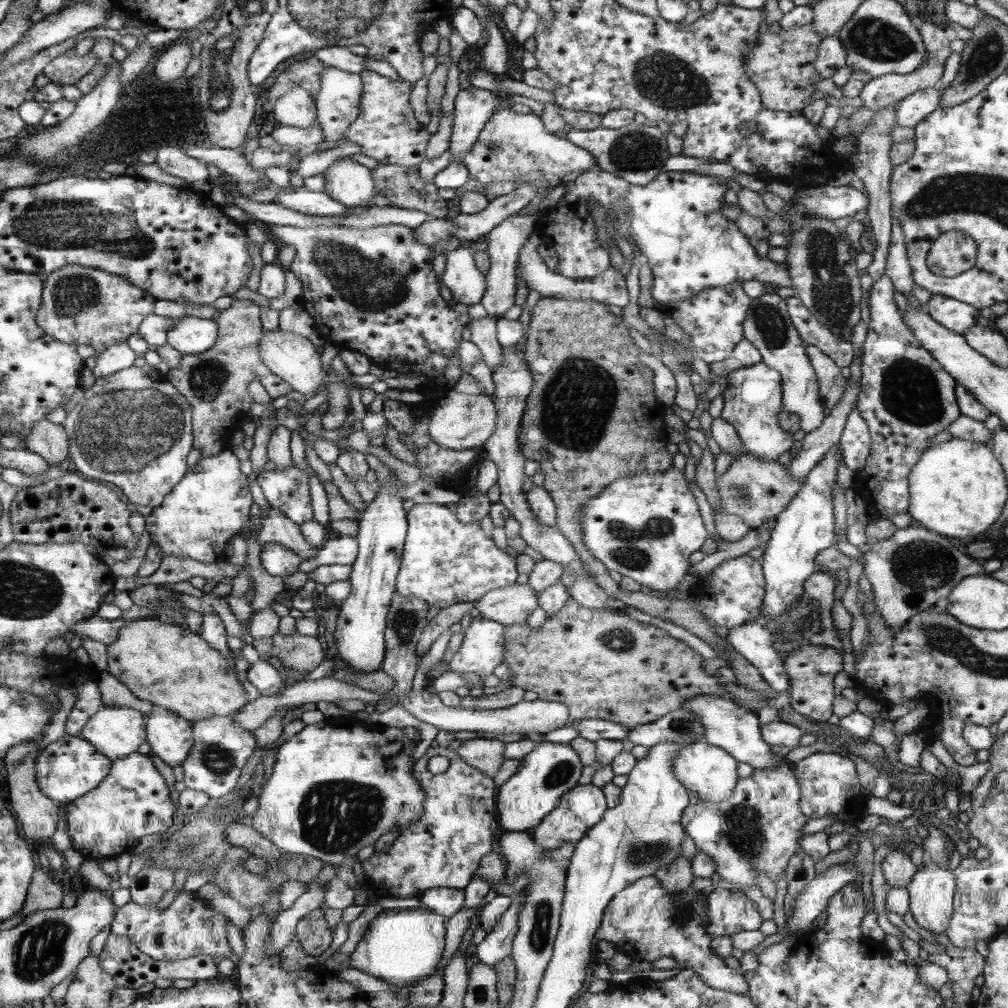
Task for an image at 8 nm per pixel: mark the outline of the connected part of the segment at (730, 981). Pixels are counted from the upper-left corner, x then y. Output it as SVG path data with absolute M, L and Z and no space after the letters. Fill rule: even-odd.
M647 876L615 894L614 900L604 913L603 925L599 926L596 940L612 942L617 952L650 963L669 956L674 960L674 965L694 971L711 988L728 990L734 994L747 994L750 983L746 973L728 967L724 958L715 953L707 926L708 902L701 890L690 885L683 890L671 892L663 886L660 879Z

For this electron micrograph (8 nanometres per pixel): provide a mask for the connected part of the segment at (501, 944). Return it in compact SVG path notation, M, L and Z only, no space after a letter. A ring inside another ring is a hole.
M523 890L520 896L512 901L511 908L499 918L495 928L471 950L472 958L477 958L492 967L511 956L513 938L518 932L518 911L522 899Z

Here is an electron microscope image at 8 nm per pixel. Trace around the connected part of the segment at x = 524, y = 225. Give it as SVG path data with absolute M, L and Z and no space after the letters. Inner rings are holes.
M519 214L508 217L506 221L498 224L484 238L488 240L488 254L490 255L490 268L486 274L487 292L483 294L480 304L487 310L488 315L499 319L515 304L516 298L516 270L520 249L526 244L532 232L537 229L536 218Z

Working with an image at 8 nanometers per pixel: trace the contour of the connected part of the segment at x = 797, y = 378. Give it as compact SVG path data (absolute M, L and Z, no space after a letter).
M764 293L752 301L747 320L744 321L744 339L752 341L760 352L761 362L775 368L783 379L783 410L800 416L800 428L812 432L823 424L824 410L822 395L819 393L818 375L807 354L807 345L800 338L799 330L792 324L787 301L778 293Z

